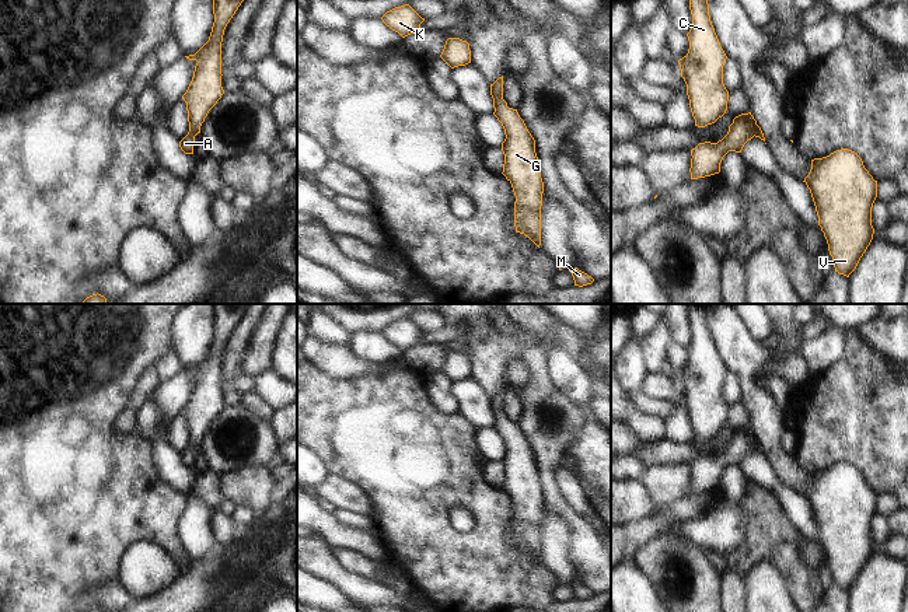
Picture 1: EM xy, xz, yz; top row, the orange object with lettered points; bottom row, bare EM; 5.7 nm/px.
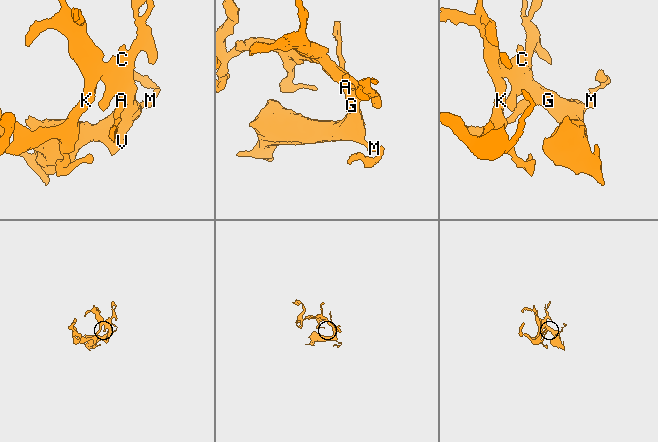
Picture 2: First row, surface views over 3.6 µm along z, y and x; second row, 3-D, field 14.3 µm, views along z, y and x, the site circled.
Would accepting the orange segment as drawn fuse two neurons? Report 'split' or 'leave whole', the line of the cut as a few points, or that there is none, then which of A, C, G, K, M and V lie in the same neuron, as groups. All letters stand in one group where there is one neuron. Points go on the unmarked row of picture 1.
leave whole; cut none; groups A C G K M V

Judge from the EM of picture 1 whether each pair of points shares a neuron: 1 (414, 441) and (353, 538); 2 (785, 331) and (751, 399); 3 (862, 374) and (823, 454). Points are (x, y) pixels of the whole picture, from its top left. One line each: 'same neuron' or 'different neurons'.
1: different neurons
2: different neurons
3: same neuron

